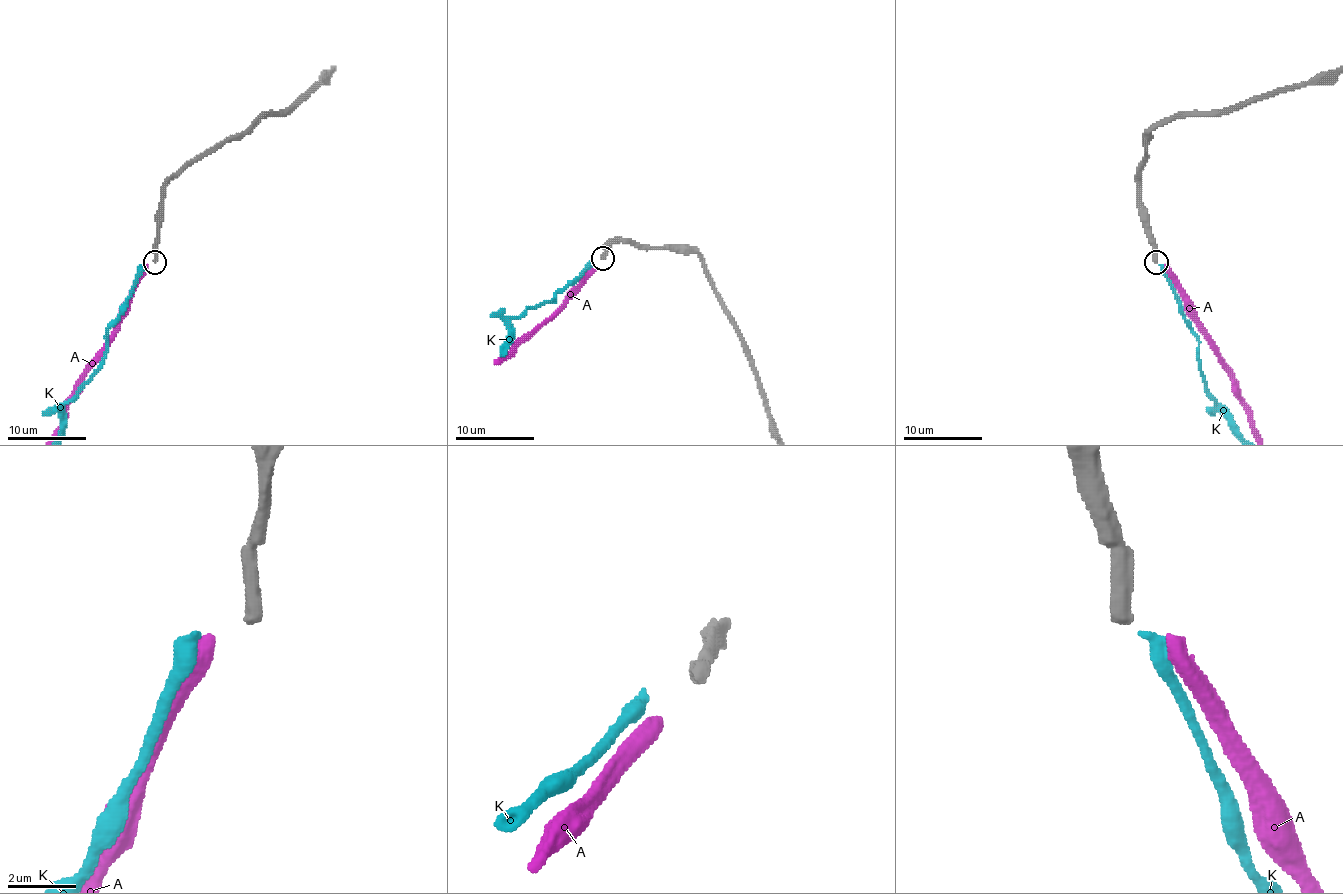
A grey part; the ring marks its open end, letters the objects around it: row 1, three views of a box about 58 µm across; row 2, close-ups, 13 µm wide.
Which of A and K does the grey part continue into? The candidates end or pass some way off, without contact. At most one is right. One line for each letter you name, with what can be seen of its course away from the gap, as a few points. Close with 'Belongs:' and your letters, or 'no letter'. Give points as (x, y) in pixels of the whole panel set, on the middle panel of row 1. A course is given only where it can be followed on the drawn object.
Belongs: A

